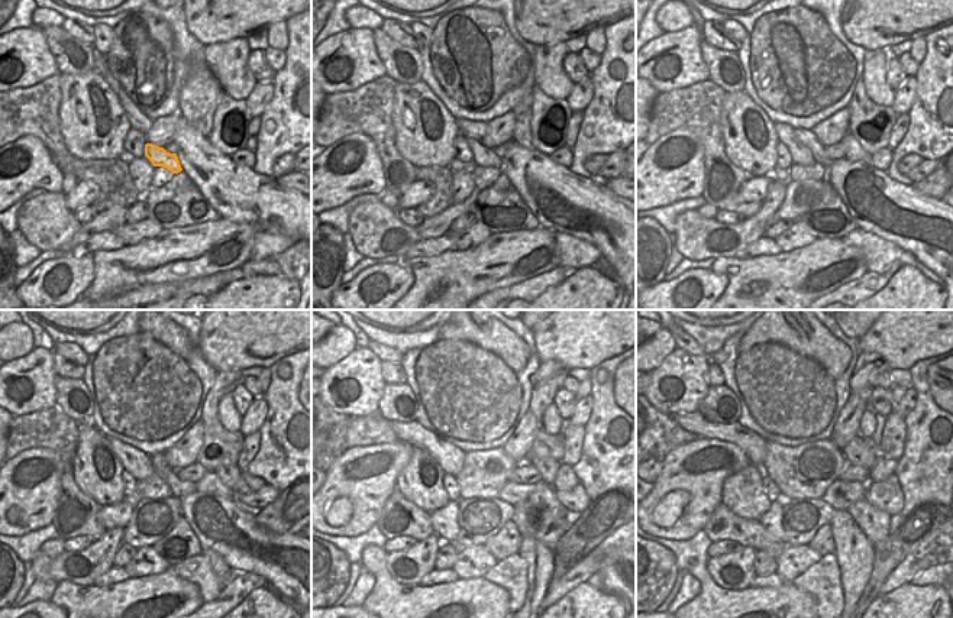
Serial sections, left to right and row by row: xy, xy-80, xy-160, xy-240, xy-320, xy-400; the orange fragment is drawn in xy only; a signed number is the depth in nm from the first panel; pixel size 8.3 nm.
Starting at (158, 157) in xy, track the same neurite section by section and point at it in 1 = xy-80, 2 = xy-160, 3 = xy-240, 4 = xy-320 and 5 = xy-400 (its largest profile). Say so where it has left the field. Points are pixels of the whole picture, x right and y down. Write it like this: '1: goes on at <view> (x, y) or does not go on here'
1: goes on at xy-80 (481, 155)
2: goes on at xy-160 (801, 155)
3: goes on at xy-240 (135, 462)
4: goes on at xy-320 (451, 459)
5: goes on at xy-400 (753, 446)

